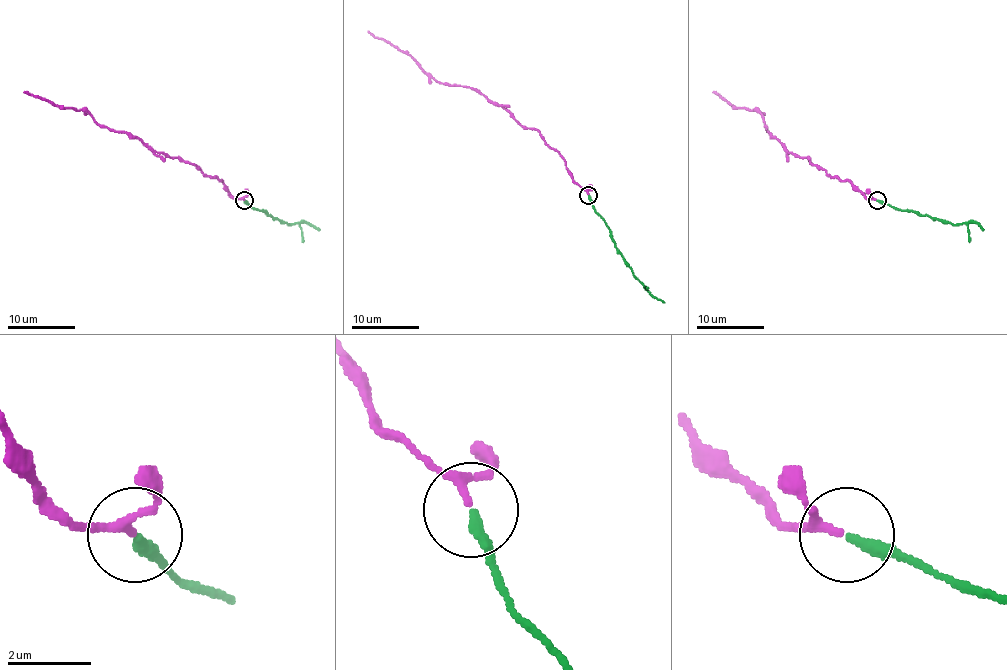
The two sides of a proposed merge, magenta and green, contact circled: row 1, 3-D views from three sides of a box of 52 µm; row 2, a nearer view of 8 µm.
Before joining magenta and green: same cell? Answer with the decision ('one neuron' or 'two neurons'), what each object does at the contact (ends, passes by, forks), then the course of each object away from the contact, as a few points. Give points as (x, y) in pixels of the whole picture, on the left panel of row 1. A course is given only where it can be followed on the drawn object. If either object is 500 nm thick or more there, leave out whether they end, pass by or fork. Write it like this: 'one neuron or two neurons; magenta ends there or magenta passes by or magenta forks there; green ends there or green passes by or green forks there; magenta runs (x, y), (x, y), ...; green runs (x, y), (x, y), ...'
one neuron; magenta passes by; green ends there; magenta runs (244, 200), (234, 199), (221, 180), (192, 163), (150, 150), (123, 131), (103, 128), (88, 113), (24, 92); green runs (244, 200), (251, 207), (265, 210), (271, 217), (288, 224), (305, 222), (320, 229)

